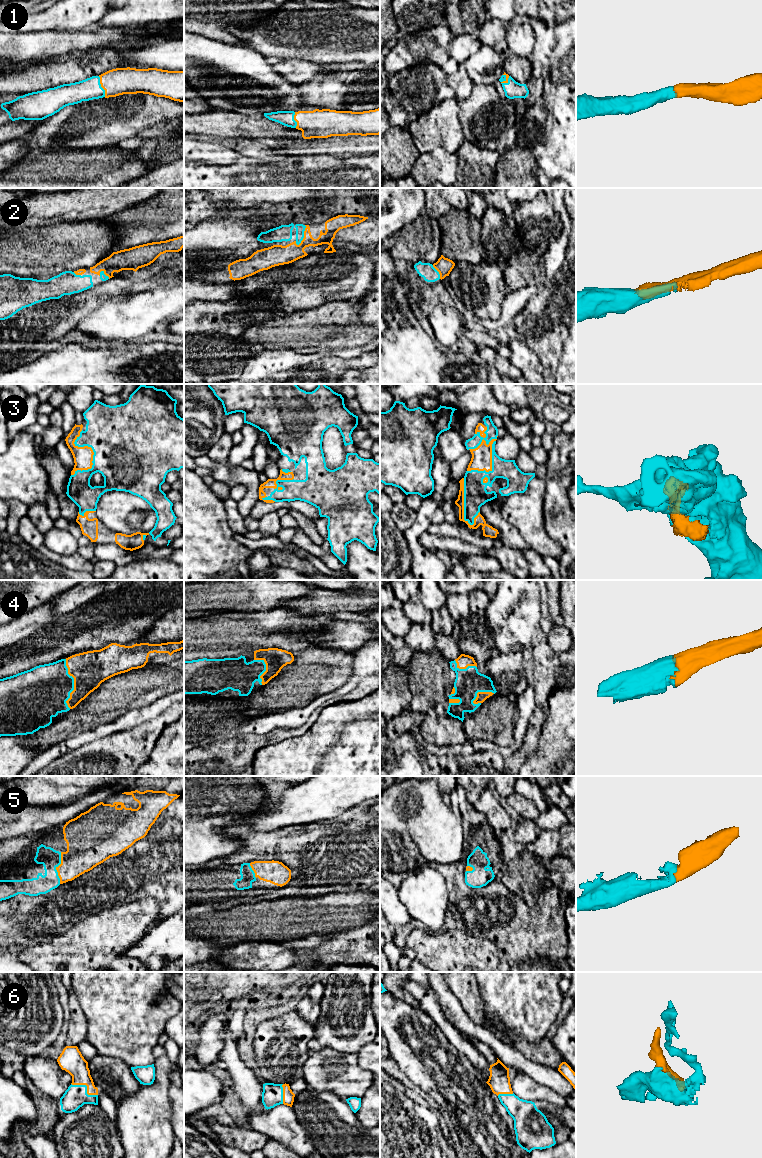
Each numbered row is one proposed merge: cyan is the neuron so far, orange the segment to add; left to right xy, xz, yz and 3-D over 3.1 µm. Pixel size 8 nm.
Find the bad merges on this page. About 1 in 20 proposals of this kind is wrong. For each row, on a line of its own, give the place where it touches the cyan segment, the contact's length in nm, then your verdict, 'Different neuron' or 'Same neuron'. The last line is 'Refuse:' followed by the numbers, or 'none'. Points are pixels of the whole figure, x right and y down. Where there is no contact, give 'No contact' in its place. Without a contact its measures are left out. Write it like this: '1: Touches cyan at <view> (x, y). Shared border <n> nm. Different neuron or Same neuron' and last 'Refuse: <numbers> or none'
1: Touches cyan at xy (100, 86). Shared border 180 nm. Same neuron
2: Touches cyan at xz (303, 235). Shared border 180 nm. Same neuron
3: Touches cyan at yz (492, 455). Shared border 400 nm. Same neuron
4: Touches cyan at xy (73, 684). Shared border 400 nm. Same neuron
5: Touches cyan at xy (55, 868). Shared border 260 nm. Same neuron
6: Touches cyan at xy (86, 1087). Shared border 240 nm. Same neuron
Refuse: none

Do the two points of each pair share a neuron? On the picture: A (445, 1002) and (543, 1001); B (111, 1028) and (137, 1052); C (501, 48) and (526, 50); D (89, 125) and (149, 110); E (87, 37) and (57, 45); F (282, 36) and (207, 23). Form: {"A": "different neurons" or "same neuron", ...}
{"A": "different neurons", "B": "same neuron", "C": "different neurons", "D": "same neuron", "E": "same neuron", "F": "different neurons"}

